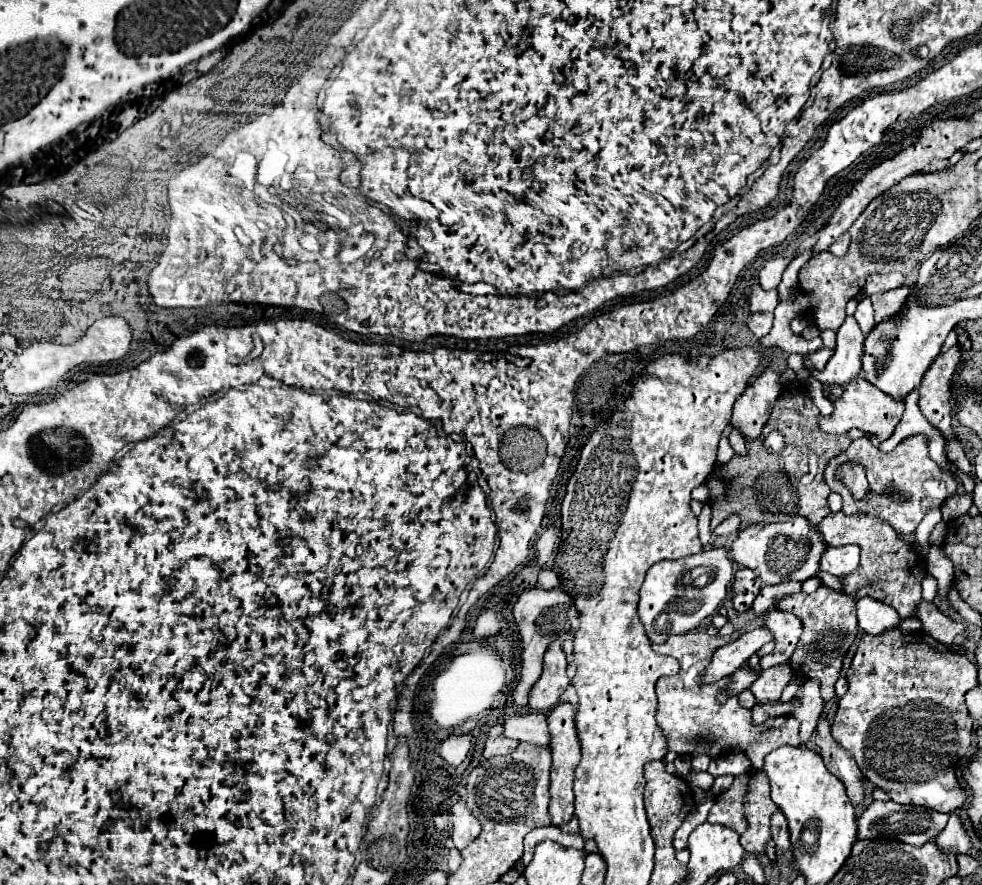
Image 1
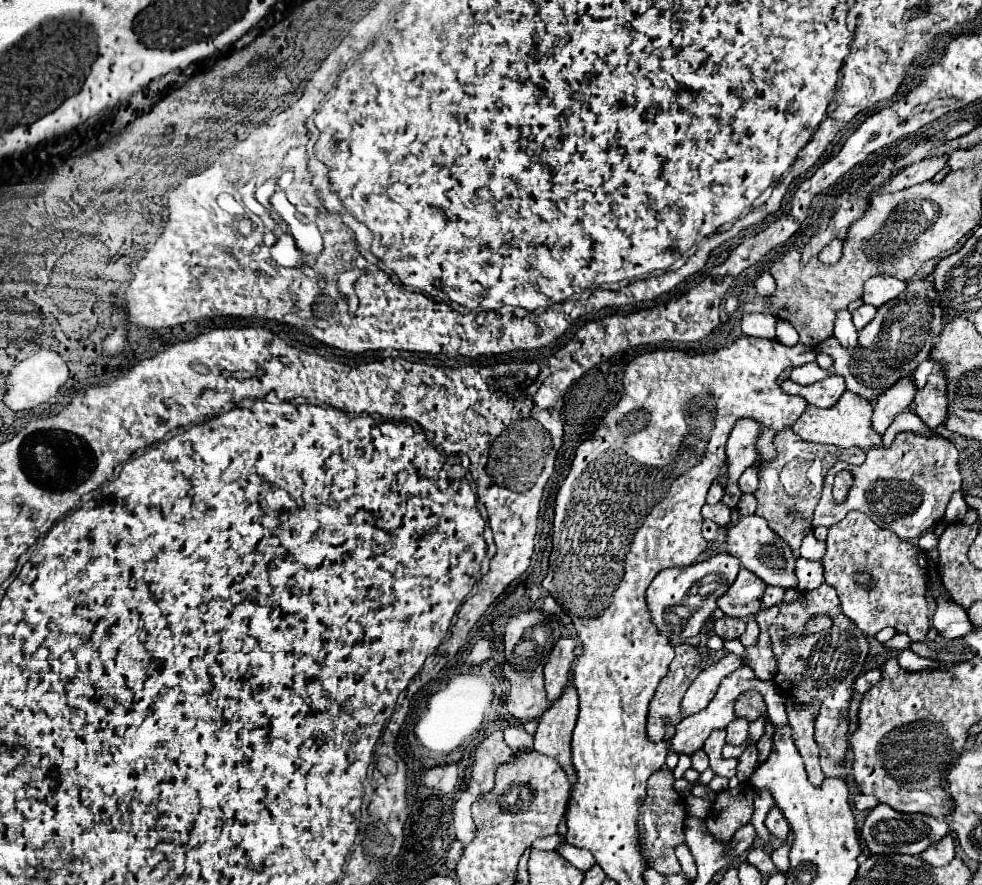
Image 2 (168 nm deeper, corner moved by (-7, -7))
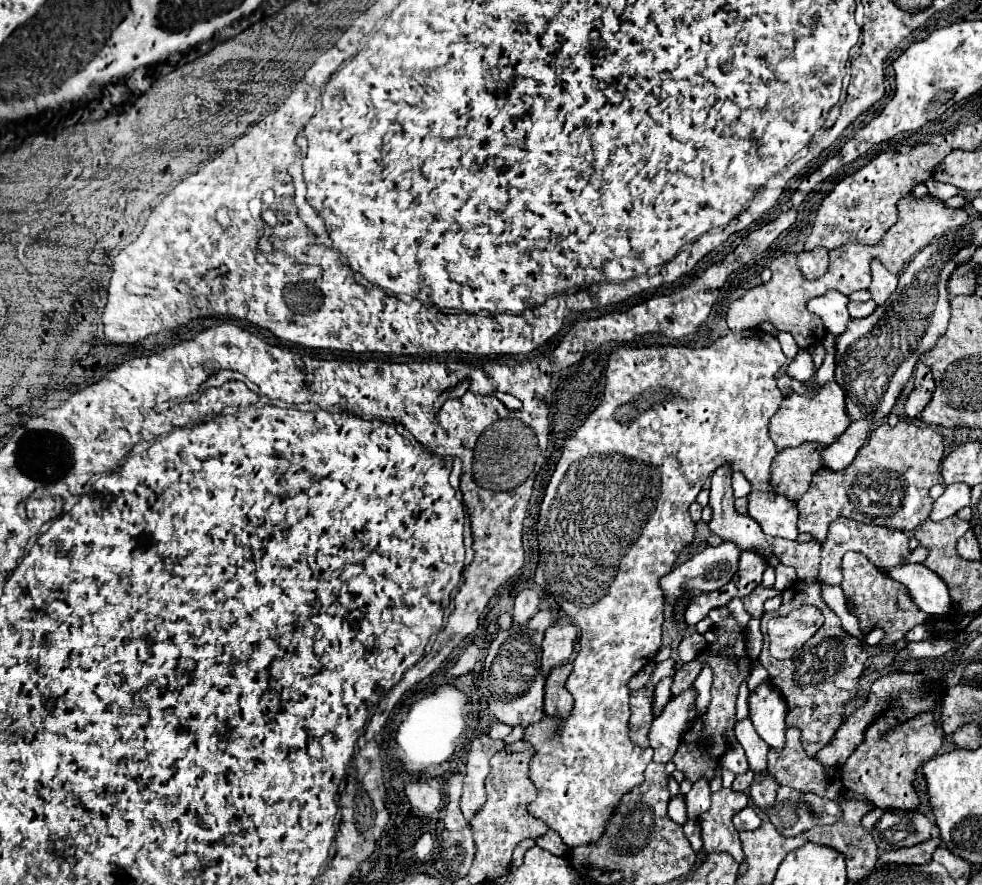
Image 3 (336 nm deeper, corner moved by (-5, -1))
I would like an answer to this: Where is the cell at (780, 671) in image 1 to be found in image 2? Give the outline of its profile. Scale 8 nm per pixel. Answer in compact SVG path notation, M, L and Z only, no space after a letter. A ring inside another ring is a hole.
M743 692L737 700L735 700L735 716L737 718L745 718L745 720L757 720L759 714L763 714L765 702L763 696L759 692Z

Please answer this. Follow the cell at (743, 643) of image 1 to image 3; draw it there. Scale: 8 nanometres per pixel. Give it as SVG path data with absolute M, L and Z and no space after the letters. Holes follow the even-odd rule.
M691 686L691 690L673 696L671 702L665 706L663 714L655 718L651 726L651 748L655 750L653 762L667 764L673 758L681 742L681 736L695 722L697 716L695 698L697 698L697 690Z

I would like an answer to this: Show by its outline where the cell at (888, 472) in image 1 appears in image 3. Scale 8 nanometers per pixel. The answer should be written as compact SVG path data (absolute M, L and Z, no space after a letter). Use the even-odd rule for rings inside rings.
M899 420L893 428L887 422L877 426L847 470L833 472L823 468L815 474L811 488L797 502L799 532L809 532L817 542L823 542L827 526L839 516L903 532L915 530L933 510L929 488L941 482L943 452L943 436L929 426L917 426L907 420Z

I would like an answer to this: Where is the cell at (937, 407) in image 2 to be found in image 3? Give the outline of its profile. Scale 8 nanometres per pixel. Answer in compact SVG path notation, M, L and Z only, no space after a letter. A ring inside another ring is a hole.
M921 362L915 366L915 388L909 394L907 402L905 402L905 414L907 418L917 418L923 408L931 402L931 396L935 392L935 382L933 382L933 374L927 370L927 366L923 366Z

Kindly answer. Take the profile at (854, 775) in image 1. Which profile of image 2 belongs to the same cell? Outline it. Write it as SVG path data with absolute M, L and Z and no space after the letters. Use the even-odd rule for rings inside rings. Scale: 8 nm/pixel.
M821 584L815 590L801 592L801 596L793 604L781 604L781 612L773 624L787 626L791 630L803 630L805 622L815 612L827 612L833 620L831 630L797 638L789 642L787 646L773 634L773 628L769 628L769 634L773 638L771 648L777 660L777 674L773 676L773 682L777 688L781 688L783 694L787 694L791 700L801 704L819 704L819 714L815 716L815 740L819 744L819 764L823 774L847 778L849 770L845 766L845 754L847 754L847 726L849 726L849 704L853 698L853 682L861 674L865 658L869 654L869 642L863 636L863 632L847 620L847 616L841 612L841 604L837 598L837 592L829 584Z

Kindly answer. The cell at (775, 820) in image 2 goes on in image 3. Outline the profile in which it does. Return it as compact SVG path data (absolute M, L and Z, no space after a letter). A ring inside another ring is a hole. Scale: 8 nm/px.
M755 774L753 784L751 784L751 800L753 800L753 804L763 814L767 814L767 810L775 804L775 792L777 792L777 788L779 788L779 784L775 782L775 778L771 774L767 774L767 776Z

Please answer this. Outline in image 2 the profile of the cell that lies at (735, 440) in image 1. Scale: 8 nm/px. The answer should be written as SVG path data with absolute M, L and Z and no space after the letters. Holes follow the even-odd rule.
M749 466L741 478L739 478L739 488L745 492L745 494L753 494L757 490L757 466Z

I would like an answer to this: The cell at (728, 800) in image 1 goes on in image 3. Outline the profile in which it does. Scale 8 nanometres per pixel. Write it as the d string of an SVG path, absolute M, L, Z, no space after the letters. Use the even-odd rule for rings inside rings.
M721 788L713 794L711 808L701 814L701 838L703 838L703 852L727 852L735 858L735 862L743 862L743 850L739 834L731 822L731 818L747 808L749 798L745 792L735 792L731 788Z

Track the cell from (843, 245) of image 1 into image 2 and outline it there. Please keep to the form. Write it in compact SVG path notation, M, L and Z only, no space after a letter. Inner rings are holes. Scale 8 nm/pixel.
M833 240L829 246L825 246L821 252L819 252L819 260L823 262L823 264L835 264L835 262L839 262L839 258L841 258L841 248L843 248L843 244L839 242L839 240Z

